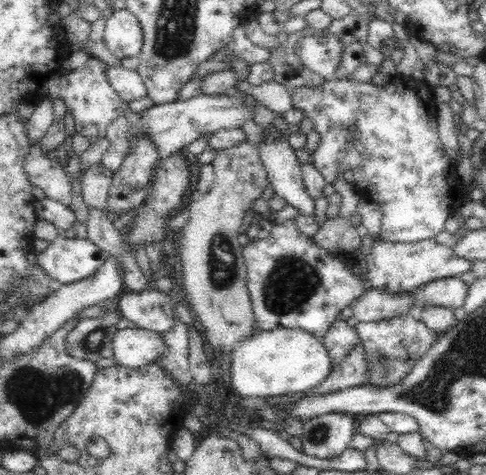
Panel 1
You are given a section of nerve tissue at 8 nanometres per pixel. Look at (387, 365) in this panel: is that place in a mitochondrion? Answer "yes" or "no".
yes

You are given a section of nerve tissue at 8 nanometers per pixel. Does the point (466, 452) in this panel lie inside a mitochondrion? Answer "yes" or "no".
no

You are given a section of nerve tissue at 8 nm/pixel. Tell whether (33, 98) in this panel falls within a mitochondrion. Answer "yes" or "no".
no

